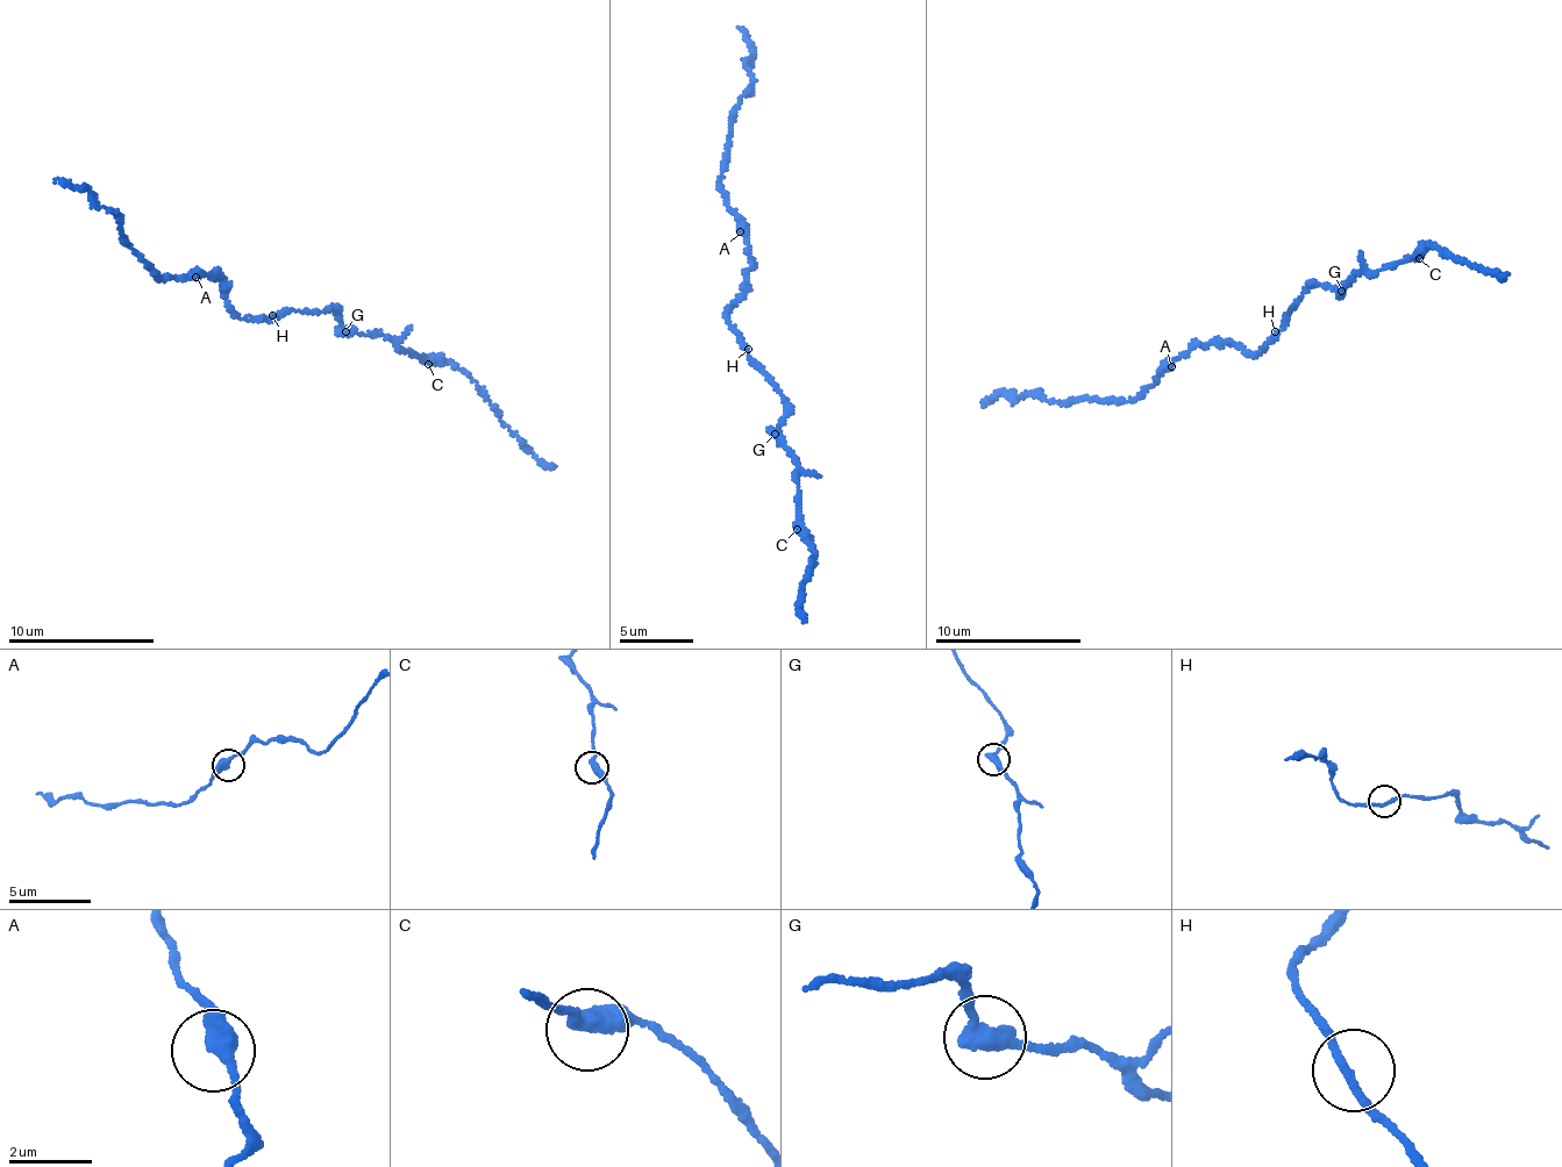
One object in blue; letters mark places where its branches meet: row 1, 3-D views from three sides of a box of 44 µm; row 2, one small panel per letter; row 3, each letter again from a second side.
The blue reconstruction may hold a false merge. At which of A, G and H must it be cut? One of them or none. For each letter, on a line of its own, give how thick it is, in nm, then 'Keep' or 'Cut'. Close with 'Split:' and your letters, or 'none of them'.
A: Thickness 400 nm. Keep
G: Thickness 400 nm. Cut
H: Thickness 180 nm. Keep
Split: G

